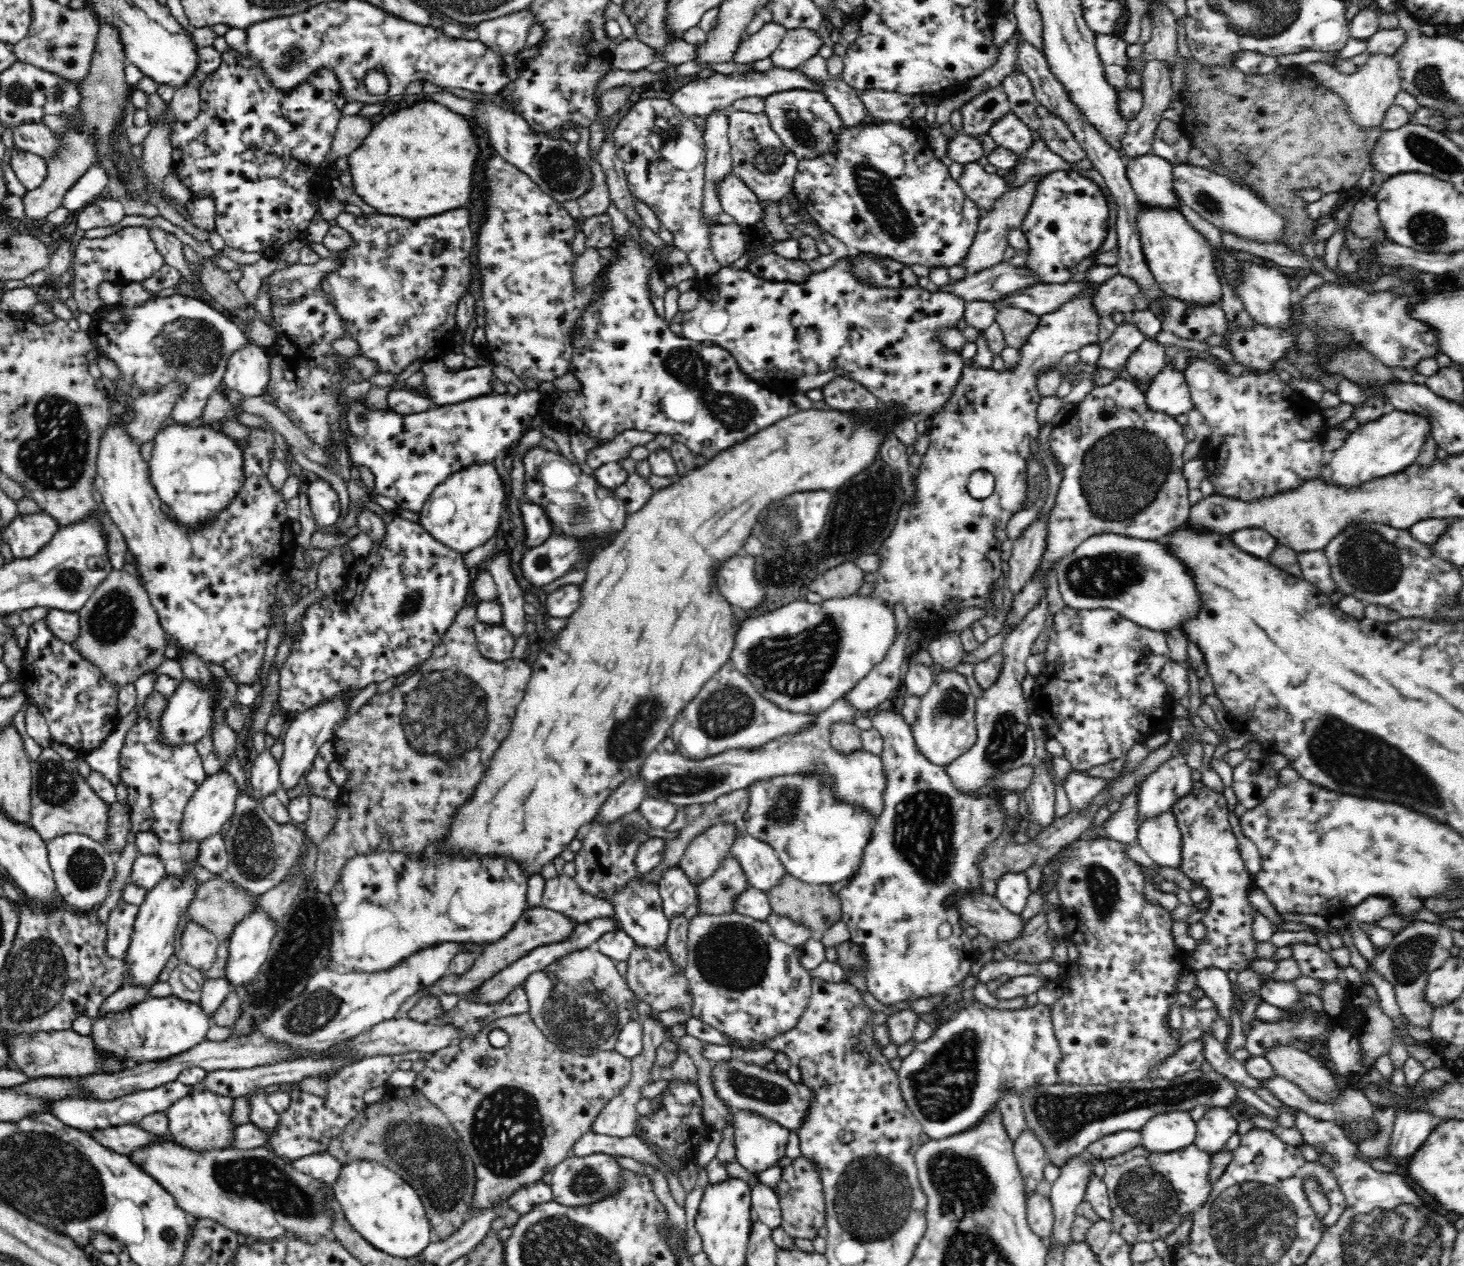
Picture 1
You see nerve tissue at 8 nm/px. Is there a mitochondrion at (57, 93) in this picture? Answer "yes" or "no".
yes

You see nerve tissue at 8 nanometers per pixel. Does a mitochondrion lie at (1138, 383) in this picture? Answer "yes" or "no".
no

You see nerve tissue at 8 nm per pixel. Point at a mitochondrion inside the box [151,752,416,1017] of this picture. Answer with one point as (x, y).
(254, 853)

